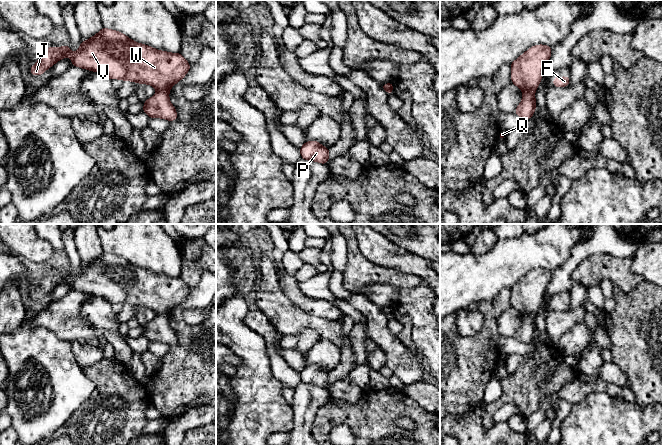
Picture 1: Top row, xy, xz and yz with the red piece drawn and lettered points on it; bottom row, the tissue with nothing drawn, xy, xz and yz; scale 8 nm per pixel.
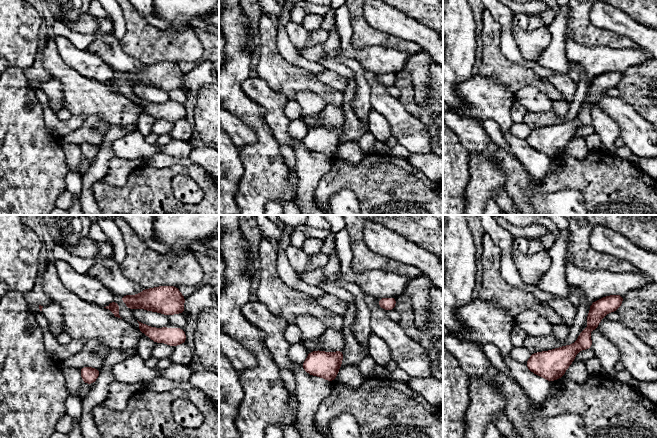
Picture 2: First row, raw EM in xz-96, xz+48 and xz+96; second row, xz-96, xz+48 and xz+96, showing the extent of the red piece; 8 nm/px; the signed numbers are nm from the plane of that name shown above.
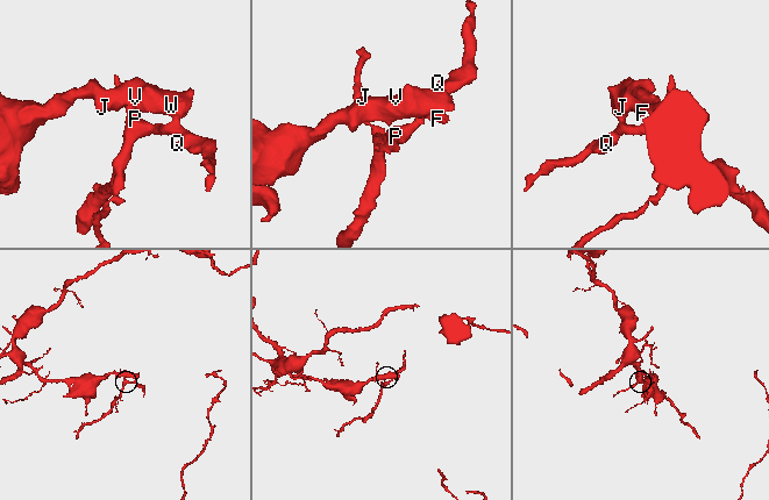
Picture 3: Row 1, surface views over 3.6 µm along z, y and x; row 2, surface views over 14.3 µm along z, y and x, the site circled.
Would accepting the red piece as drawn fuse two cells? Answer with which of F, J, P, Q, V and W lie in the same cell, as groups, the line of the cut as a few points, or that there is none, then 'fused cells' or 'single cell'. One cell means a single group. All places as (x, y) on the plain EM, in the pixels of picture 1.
F J V W / P Q; cut in xy along (158, 313), (168, 315); fused cells

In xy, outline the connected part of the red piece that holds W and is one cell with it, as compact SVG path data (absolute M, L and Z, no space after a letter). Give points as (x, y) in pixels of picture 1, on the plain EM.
M103 251L87 265L81 264L75 277L70 276L67 268L48 271L30 291L30 296L41 299L65 281L71 282L71 290L104 298L110 304L149 308L164 315L169 315L190 294L189 286L181 277L159 275L133 265L119 255Z

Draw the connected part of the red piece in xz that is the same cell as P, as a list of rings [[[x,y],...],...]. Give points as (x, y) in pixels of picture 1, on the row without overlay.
[[[318,365],[305,366],[299,374],[304,384],[328,387],[329,372],[322,370]]]

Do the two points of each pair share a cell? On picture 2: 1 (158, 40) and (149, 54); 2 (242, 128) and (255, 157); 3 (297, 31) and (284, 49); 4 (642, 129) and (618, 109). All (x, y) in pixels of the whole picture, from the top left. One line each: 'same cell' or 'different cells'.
1: same cell
2: different cells
3: different cells
4: same cell

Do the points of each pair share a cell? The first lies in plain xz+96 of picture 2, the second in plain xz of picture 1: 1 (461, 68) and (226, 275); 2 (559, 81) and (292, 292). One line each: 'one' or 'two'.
1: two
2: one

